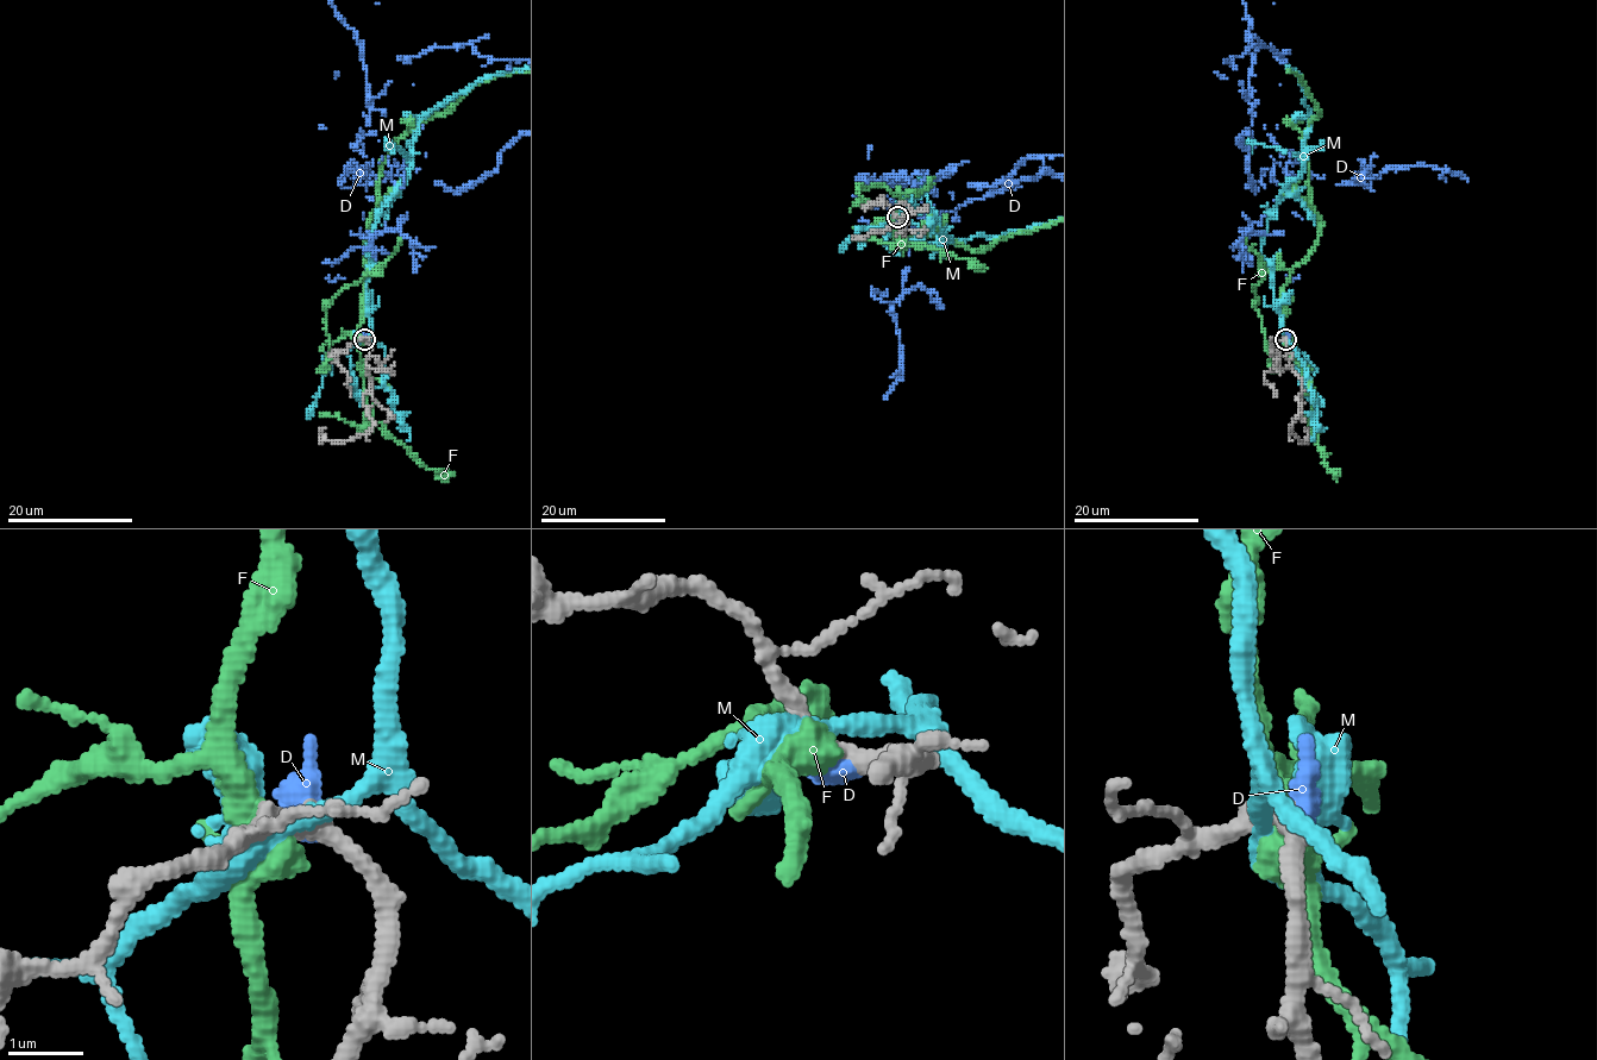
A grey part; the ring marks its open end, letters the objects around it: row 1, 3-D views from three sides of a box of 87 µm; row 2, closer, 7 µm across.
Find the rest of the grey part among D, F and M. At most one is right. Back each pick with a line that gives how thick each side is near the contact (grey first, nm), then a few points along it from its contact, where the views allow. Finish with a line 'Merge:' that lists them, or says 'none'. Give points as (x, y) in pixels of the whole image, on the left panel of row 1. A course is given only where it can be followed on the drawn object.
D: 240 nm thick on the grey side, 400 nm on the other
Merge: D

